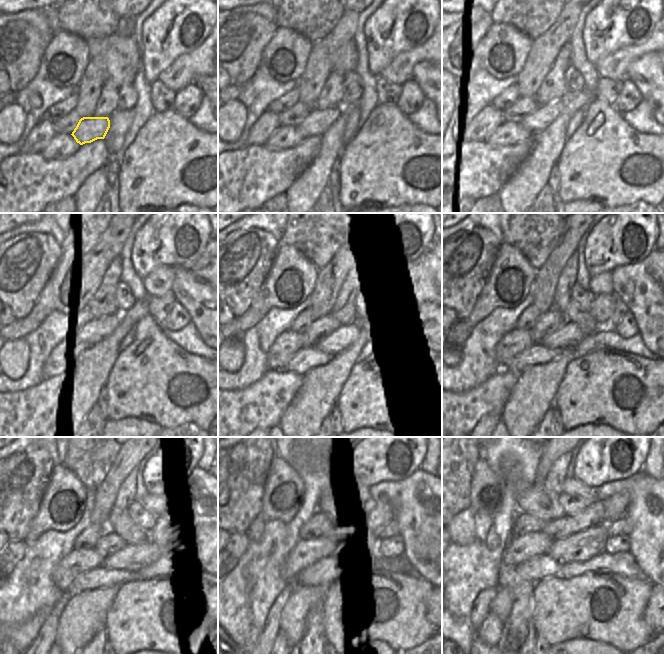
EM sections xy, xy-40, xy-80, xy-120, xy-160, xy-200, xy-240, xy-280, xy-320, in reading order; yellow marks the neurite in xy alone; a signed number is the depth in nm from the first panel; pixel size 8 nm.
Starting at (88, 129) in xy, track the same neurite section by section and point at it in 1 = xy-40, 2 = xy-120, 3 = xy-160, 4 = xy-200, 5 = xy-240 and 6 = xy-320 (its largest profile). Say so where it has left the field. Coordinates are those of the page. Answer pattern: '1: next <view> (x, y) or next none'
1: next xy-40 (318, 121)
2: next xy-120 (97, 331)
3: next xy-160 (325, 324)
4: next xy-200 (550, 321)
5: next xy-240 (109, 541)
6: next xy-320 (594, 515)

